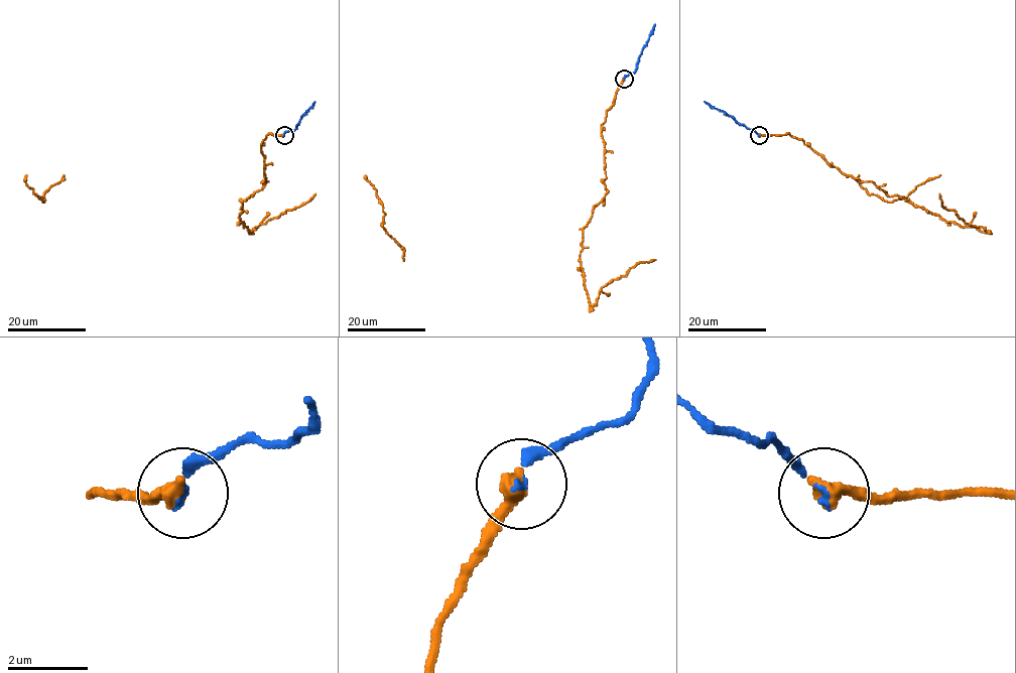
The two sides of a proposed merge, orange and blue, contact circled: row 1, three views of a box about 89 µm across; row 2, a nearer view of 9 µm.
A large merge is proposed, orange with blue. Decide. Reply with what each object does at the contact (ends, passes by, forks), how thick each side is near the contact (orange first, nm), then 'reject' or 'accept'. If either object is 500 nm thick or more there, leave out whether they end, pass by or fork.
orange ends | blue ends | 460/120 nm | accept

